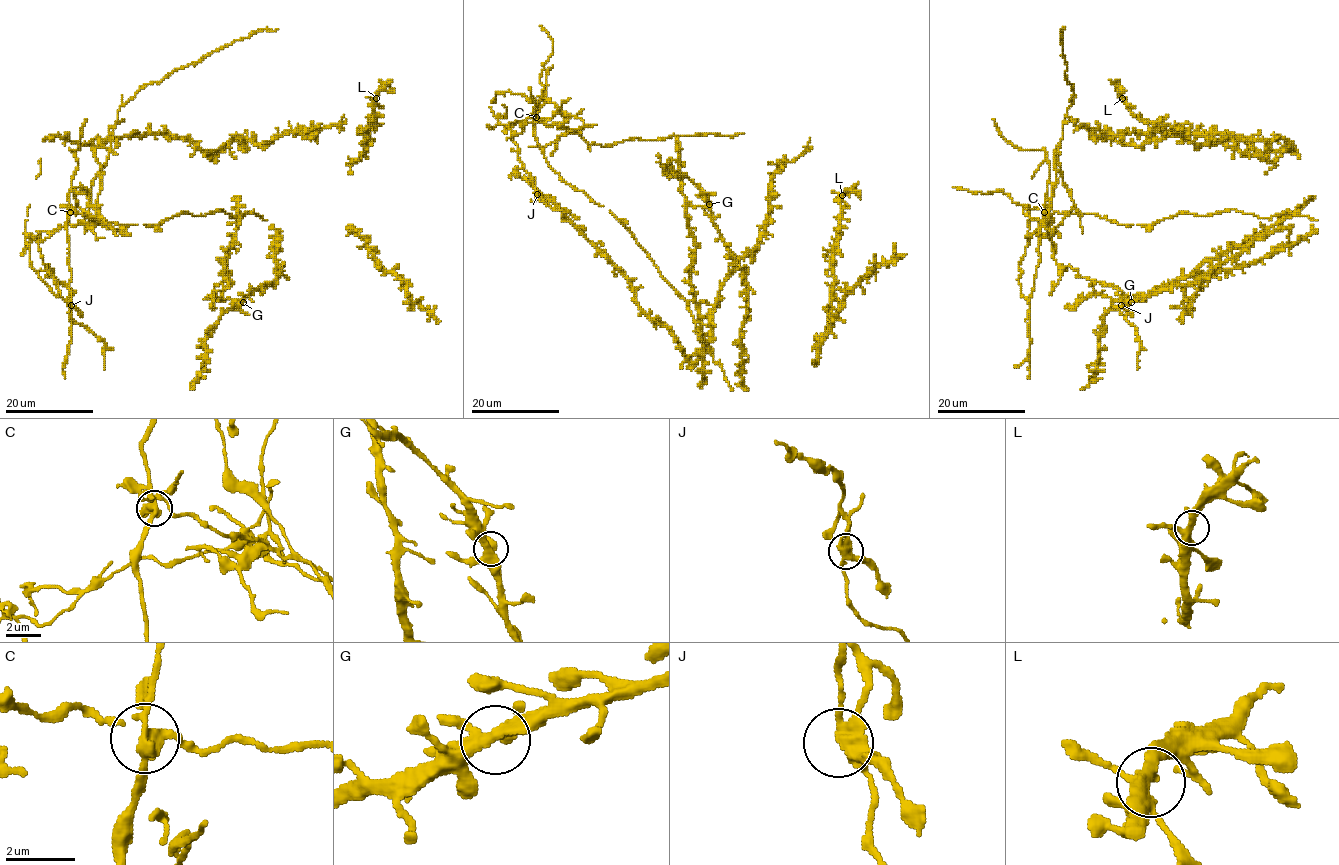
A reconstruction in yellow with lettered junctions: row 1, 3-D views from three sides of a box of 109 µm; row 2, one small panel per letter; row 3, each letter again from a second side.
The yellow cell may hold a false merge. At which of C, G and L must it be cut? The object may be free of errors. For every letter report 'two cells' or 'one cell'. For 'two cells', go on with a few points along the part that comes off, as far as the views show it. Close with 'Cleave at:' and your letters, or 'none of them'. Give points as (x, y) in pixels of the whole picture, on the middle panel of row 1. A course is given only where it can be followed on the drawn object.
C: two cells | (537, 117), (537, 104), (519, 93), (491, 101), (500, 124), (564, 123), (587, 143), (611, 146), (743, 133)
G: one cell
L: one cell
Cleave at: C

